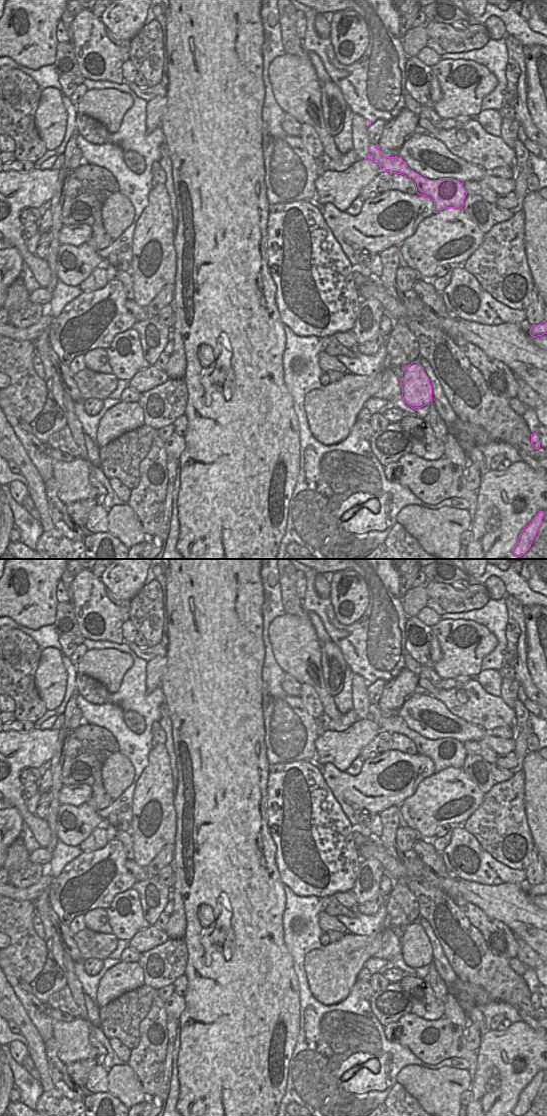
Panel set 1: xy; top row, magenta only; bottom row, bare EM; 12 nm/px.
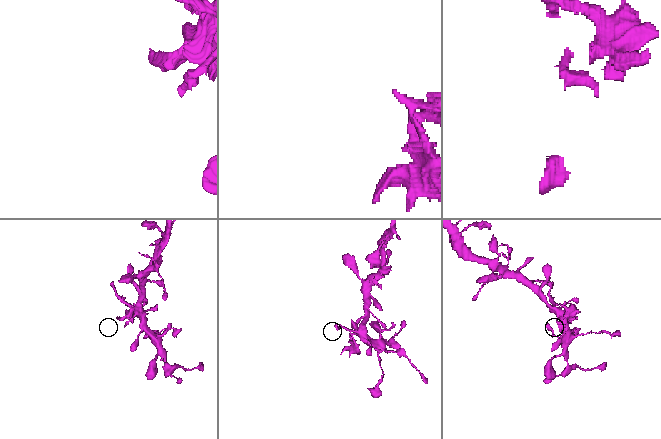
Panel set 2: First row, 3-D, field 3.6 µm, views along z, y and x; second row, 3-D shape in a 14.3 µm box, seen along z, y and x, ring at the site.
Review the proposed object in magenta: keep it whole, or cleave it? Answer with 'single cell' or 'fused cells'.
fused cells

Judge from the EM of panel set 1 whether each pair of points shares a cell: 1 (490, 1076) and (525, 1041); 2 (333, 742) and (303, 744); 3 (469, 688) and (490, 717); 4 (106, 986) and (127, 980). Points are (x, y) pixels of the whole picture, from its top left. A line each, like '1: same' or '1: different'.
1: same
2: different
3: same
4: same

